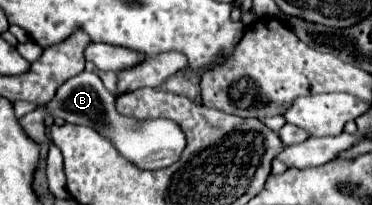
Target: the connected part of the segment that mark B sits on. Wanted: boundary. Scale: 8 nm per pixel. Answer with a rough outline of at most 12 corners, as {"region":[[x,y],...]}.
{"region":[[90,71],[46,105],[52,117],[110,139],[144,171],[176,163],[184,131],[134,119]]}

